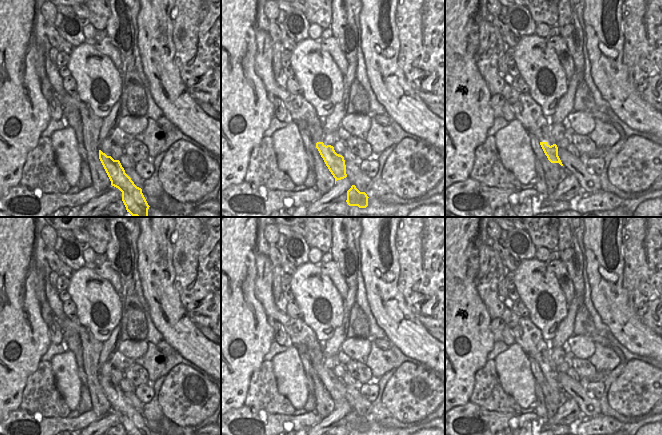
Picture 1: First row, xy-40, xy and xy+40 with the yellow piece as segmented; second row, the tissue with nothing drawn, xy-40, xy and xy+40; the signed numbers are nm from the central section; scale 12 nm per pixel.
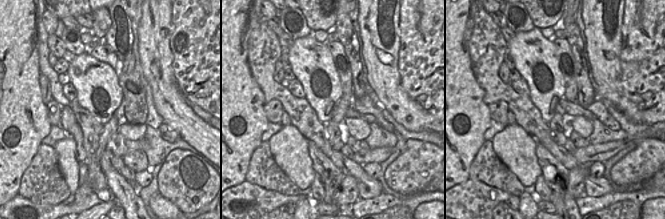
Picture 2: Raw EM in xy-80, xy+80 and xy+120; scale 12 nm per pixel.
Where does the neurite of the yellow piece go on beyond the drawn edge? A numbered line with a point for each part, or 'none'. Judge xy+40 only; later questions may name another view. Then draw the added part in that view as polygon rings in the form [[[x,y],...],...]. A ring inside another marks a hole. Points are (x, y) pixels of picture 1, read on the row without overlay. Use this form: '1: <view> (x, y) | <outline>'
1: xy+40 (528, 336) | [[[487,244],[478,248],[479,267],[475,275],[475,287],[484,303],[491,320],[501,318],[512,332],[515,343],[534,358],[539,366],[556,368],[552,359],[552,349],[543,339],[538,327],[527,317],[516,314],[508,308],[498,295],[498,281],[504,274],[504,265],[499,255]]]

